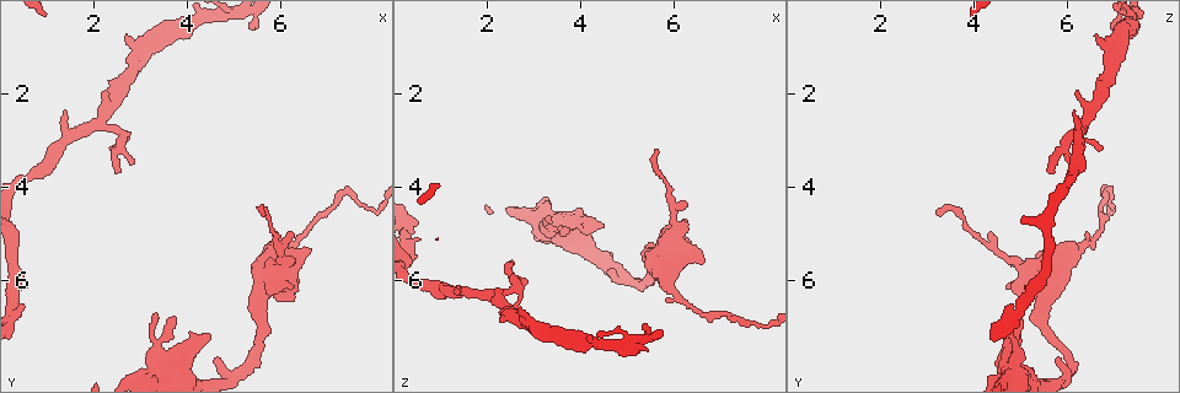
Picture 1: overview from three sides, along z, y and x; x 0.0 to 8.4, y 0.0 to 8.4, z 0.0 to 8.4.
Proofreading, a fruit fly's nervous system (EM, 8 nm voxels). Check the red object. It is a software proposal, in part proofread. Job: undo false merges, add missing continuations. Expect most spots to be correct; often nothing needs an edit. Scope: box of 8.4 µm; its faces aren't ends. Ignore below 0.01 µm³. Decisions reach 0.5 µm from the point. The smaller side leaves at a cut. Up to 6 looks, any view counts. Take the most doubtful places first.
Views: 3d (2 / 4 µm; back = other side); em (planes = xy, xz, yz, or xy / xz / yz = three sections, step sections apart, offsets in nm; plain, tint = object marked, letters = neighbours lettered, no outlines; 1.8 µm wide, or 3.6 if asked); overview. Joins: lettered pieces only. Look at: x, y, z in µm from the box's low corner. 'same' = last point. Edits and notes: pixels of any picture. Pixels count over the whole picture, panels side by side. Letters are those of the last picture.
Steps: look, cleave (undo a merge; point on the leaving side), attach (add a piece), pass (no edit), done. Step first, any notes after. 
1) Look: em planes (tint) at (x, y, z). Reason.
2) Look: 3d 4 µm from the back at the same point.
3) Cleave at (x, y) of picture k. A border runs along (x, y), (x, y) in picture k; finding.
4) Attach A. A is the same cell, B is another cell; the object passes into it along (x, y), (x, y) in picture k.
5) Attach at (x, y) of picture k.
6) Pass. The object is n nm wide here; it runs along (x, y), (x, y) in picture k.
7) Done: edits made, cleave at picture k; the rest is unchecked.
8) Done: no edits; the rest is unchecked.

Look: em yz step 4 (tint) at (2.70, 0.70, 6.60). Free end.

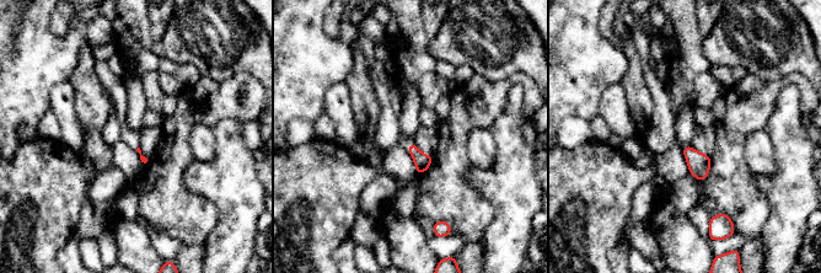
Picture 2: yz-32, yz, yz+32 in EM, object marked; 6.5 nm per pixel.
Look: em planes (letters) at the same point. Another direction.

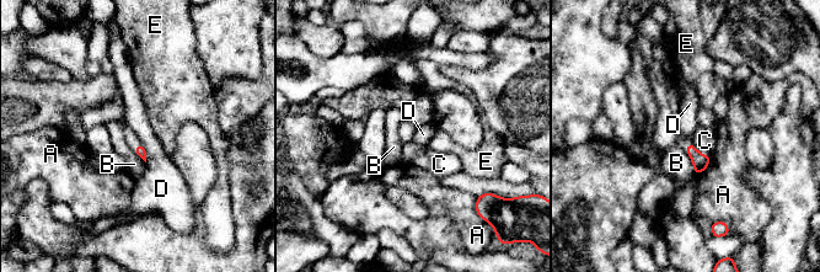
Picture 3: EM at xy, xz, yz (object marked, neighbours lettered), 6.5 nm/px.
Pass. A, B, C, D and E are other cells; a border runs along (140, 142), (145, 150), (146, 161) in picture 3; none of them fits.

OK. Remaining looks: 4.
Look: em planes (letters) at (1.40, 2.35, 6.15). Branch stops here.

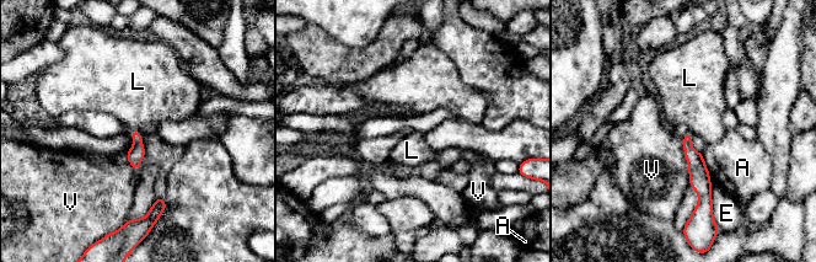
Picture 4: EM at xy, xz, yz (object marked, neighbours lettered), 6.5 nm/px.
Pass. A, E, L and V are other cells; a border runs along (135, 129), (132, 132) in picture 4; no lettered piece goes on from it.

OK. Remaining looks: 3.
Look: 3d 4 µm at (2.45, 3.70, 5.65). Free end.

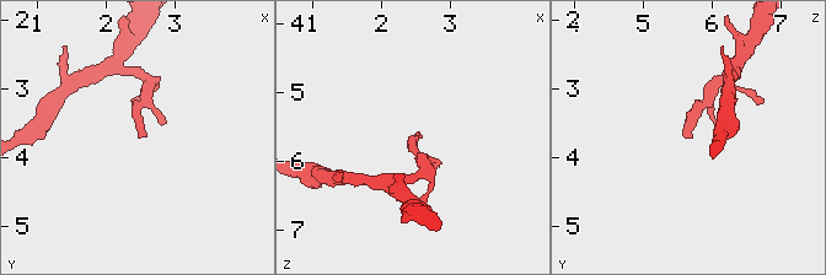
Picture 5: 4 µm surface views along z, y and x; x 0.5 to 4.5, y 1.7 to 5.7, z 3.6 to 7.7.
Look: em planes (letters) at (2.45, 3.75, 5.65).

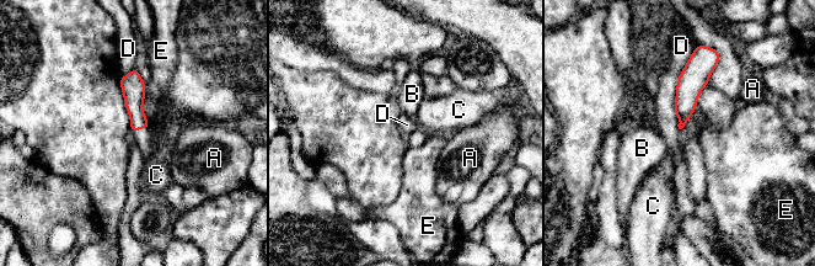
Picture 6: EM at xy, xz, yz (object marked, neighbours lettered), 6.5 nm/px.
Pass. The object is 100 nm wide here; A, B, C, D and E are other cells; a border runs along (695, 51), (679, 78), (675, 116) in picture 6; no lettered piece goes on from it.

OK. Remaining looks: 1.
Done: no edits; the rest is unchecked.

